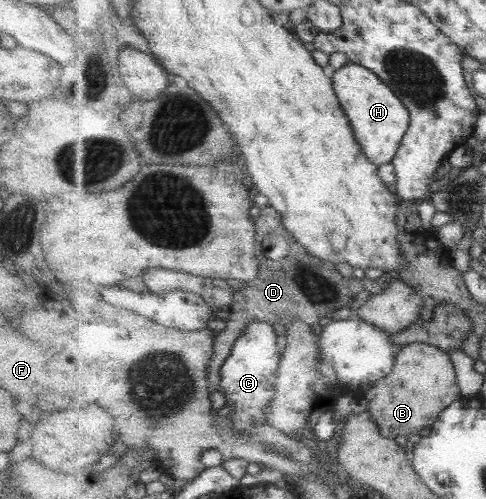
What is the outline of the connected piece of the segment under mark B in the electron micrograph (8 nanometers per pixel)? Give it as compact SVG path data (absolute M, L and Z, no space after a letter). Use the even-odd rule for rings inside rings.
M412 343L399 347L394 371L365 392L360 402L374 416L381 433L390 438L417 434L437 422L442 411L460 399L457 370L452 357L441 348L428 343Z

